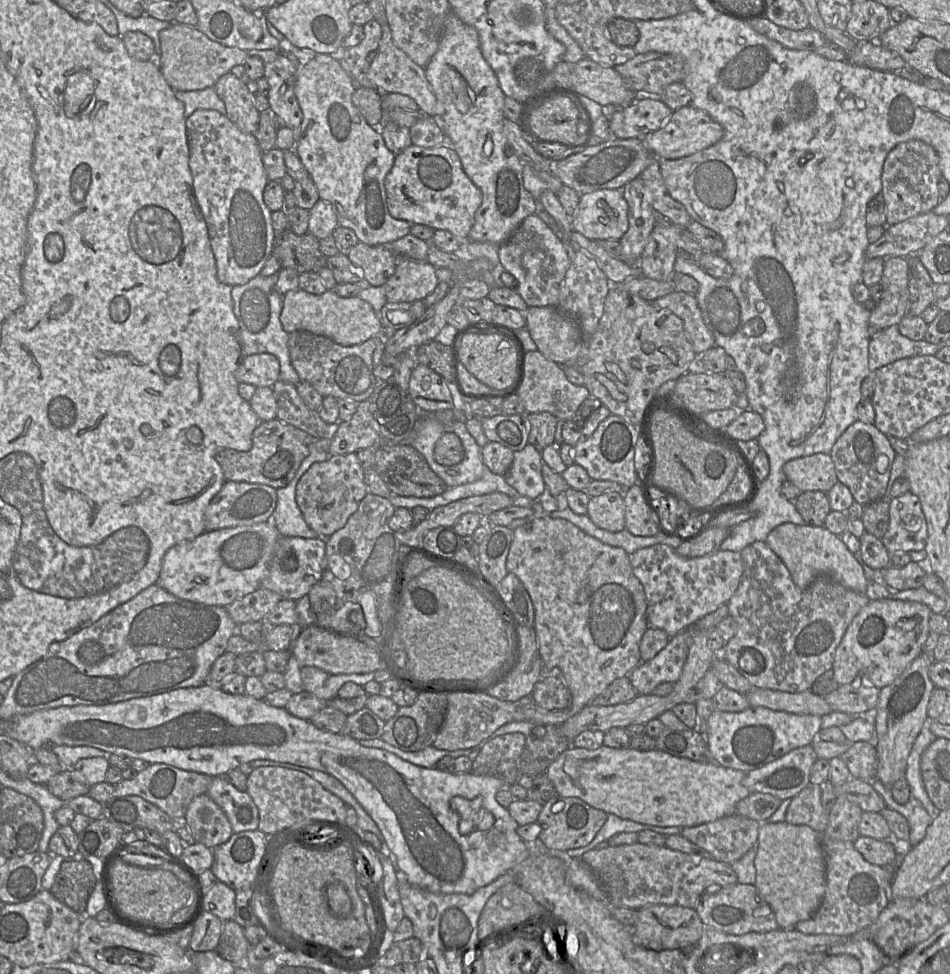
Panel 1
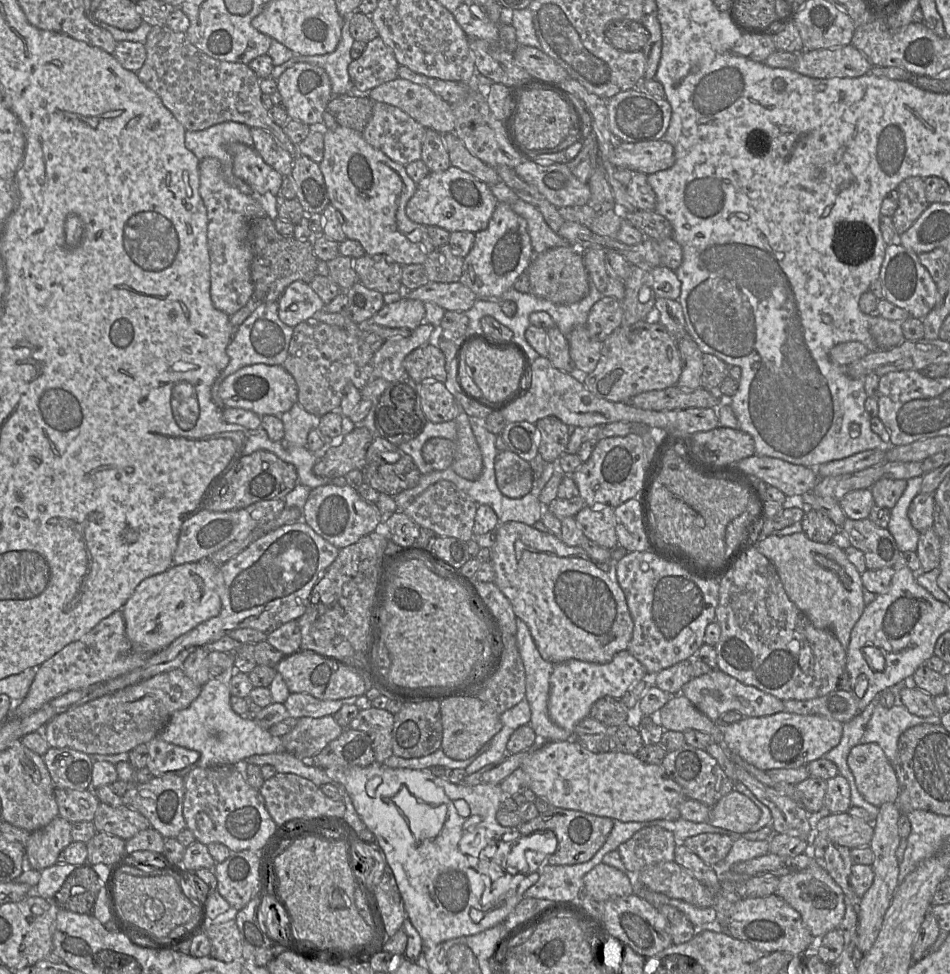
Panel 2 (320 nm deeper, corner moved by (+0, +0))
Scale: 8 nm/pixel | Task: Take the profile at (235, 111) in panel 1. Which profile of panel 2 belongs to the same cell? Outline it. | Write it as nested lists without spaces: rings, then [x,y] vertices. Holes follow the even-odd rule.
[[[250,127],[250,132],[254,142],[253,148],[261,155],[264,162],[283,177],[290,176],[295,158],[292,158],[267,131]]]

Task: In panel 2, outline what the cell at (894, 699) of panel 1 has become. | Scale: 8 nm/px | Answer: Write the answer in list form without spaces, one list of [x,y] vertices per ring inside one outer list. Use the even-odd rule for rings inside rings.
[[[888,802],[879,807],[878,815],[873,821],[873,836],[869,847],[873,852],[873,863],[871,867],[874,878],[871,887],[861,897],[858,906],[857,948],[861,955],[866,954],[873,946],[880,932],[884,916],[890,906],[893,894],[898,886],[900,864],[896,857],[896,850],[902,839],[898,831],[898,821],[901,814],[897,802]]]

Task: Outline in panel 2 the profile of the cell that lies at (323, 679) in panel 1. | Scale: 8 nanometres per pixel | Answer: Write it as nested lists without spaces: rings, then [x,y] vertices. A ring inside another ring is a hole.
[[[290,693],[283,703],[290,717],[312,717],[319,718],[333,715],[343,705],[355,704],[357,697],[349,697],[339,700],[321,700],[307,693]]]

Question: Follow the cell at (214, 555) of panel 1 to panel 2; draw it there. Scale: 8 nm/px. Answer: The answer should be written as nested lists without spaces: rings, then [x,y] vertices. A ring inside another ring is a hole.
[[[206,558],[172,565],[165,572],[145,578],[121,609],[126,636],[133,649],[142,654],[155,654],[200,623],[217,616],[222,607],[216,584],[218,569]]]

